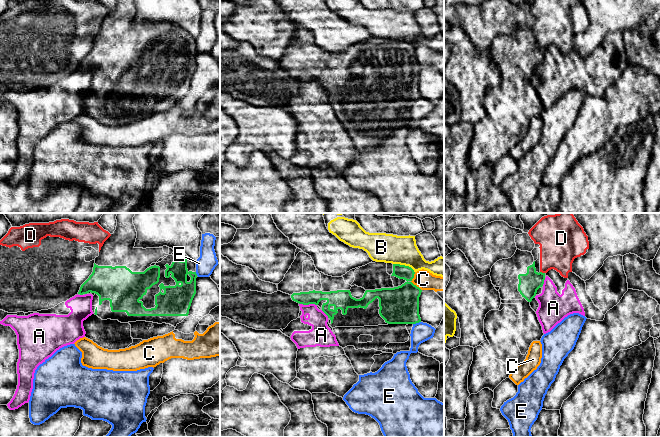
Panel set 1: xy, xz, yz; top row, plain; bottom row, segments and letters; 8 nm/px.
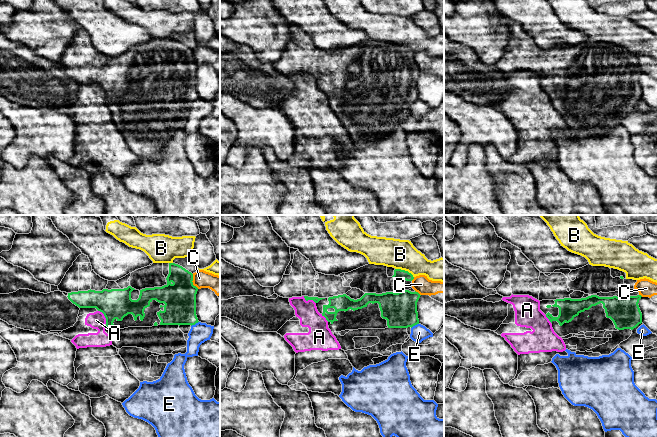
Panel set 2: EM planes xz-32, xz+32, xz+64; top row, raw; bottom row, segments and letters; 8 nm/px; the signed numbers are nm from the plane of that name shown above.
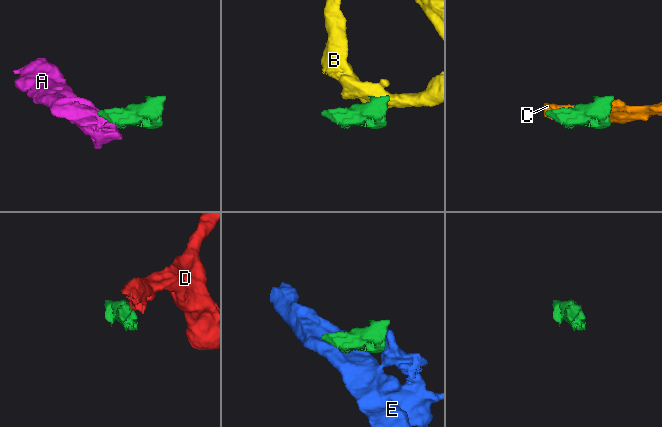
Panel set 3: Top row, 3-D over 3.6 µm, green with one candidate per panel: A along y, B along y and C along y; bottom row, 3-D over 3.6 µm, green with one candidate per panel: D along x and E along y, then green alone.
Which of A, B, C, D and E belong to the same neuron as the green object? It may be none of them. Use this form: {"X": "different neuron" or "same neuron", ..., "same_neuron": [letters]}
{"A": "different neuron", "B": "different neuron", "C": "different neuron", "D": "different neuron", "E": "different neuron", "same_neuron": []}

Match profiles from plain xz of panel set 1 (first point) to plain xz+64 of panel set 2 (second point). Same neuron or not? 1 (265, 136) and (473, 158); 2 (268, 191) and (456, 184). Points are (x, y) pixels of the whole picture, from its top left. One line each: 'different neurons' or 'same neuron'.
1: different neurons
2: same neuron

